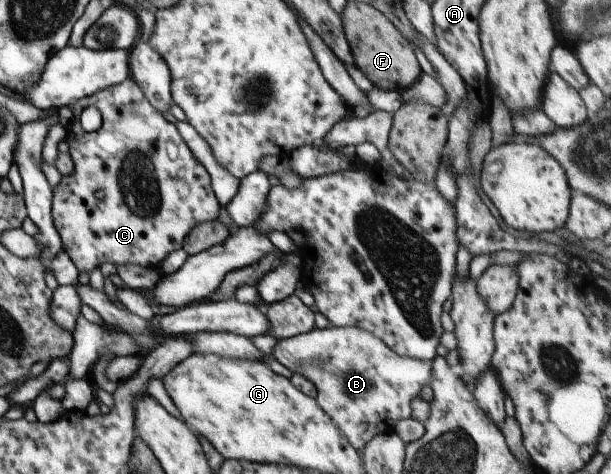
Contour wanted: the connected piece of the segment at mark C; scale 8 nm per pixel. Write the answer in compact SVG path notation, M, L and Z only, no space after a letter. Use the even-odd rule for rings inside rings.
M126 78L119 84L101 89L96 93L83 97L72 105L73 116L67 127L67 135L64 139L68 145L68 155L72 160L72 171L68 174L61 175L60 183L53 189L53 198L51 199L51 218L54 229L58 232L61 239L61 248L67 253L67 256L76 266L77 271L85 271L90 273L95 267L99 267L101 263L108 262L112 265L136 264L142 267L158 269L159 263L171 251L182 247L184 238L189 231L198 224L206 224L207 222L216 221L218 217L218 209L221 205L217 202L214 192L211 188L210 178L204 166L191 154L188 146L182 141L178 130L174 124L170 124L159 111L156 111L148 101L145 95L138 87L133 79ZM88 105L96 107L101 115L102 125L93 132L84 132L80 128L77 117L80 112Z

